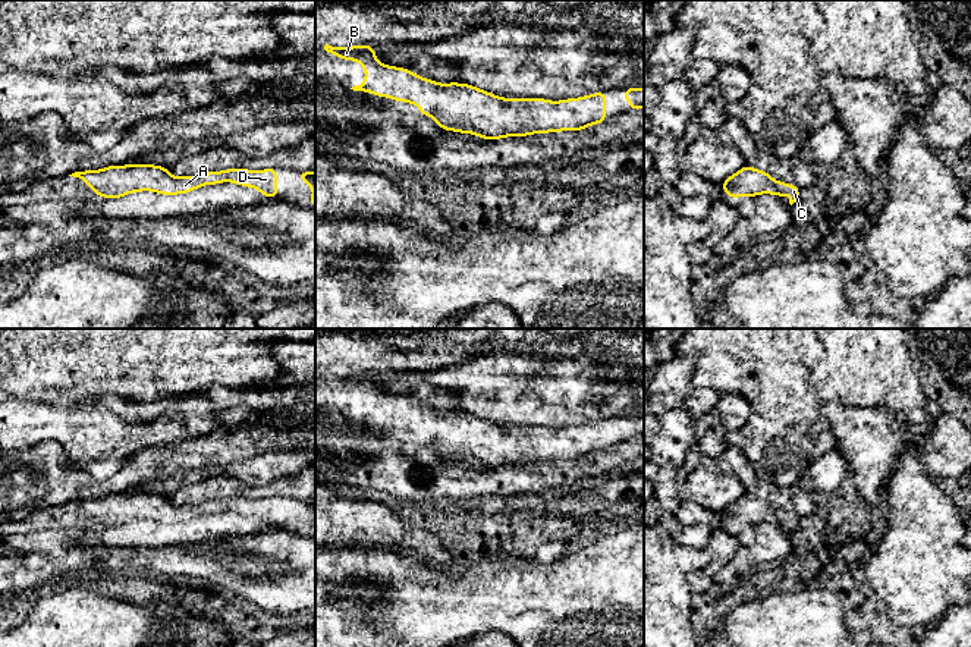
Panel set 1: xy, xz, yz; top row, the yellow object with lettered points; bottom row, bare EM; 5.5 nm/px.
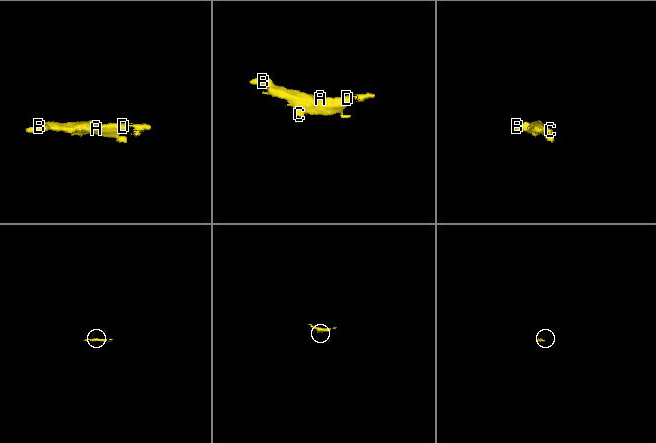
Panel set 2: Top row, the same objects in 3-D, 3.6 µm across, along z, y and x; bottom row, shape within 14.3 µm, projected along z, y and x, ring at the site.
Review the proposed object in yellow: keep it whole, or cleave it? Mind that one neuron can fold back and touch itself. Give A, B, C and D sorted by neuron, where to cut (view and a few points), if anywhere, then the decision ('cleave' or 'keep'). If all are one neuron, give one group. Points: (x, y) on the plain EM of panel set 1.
A B C D | no cut | keep

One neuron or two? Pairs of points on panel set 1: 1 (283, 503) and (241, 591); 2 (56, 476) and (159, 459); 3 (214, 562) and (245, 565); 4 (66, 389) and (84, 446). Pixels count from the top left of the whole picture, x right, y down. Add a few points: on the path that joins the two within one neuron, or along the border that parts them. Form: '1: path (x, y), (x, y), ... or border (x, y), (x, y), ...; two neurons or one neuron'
1: border (277, 527), (299, 534); two neurons
2: path (81, 486), (119, 484), (134, 471); one neuron
3: border (226, 552), (232, 569), (260, 575); two neurons
4: path (66, 404), (66, 420), (78, 432); one neuron

